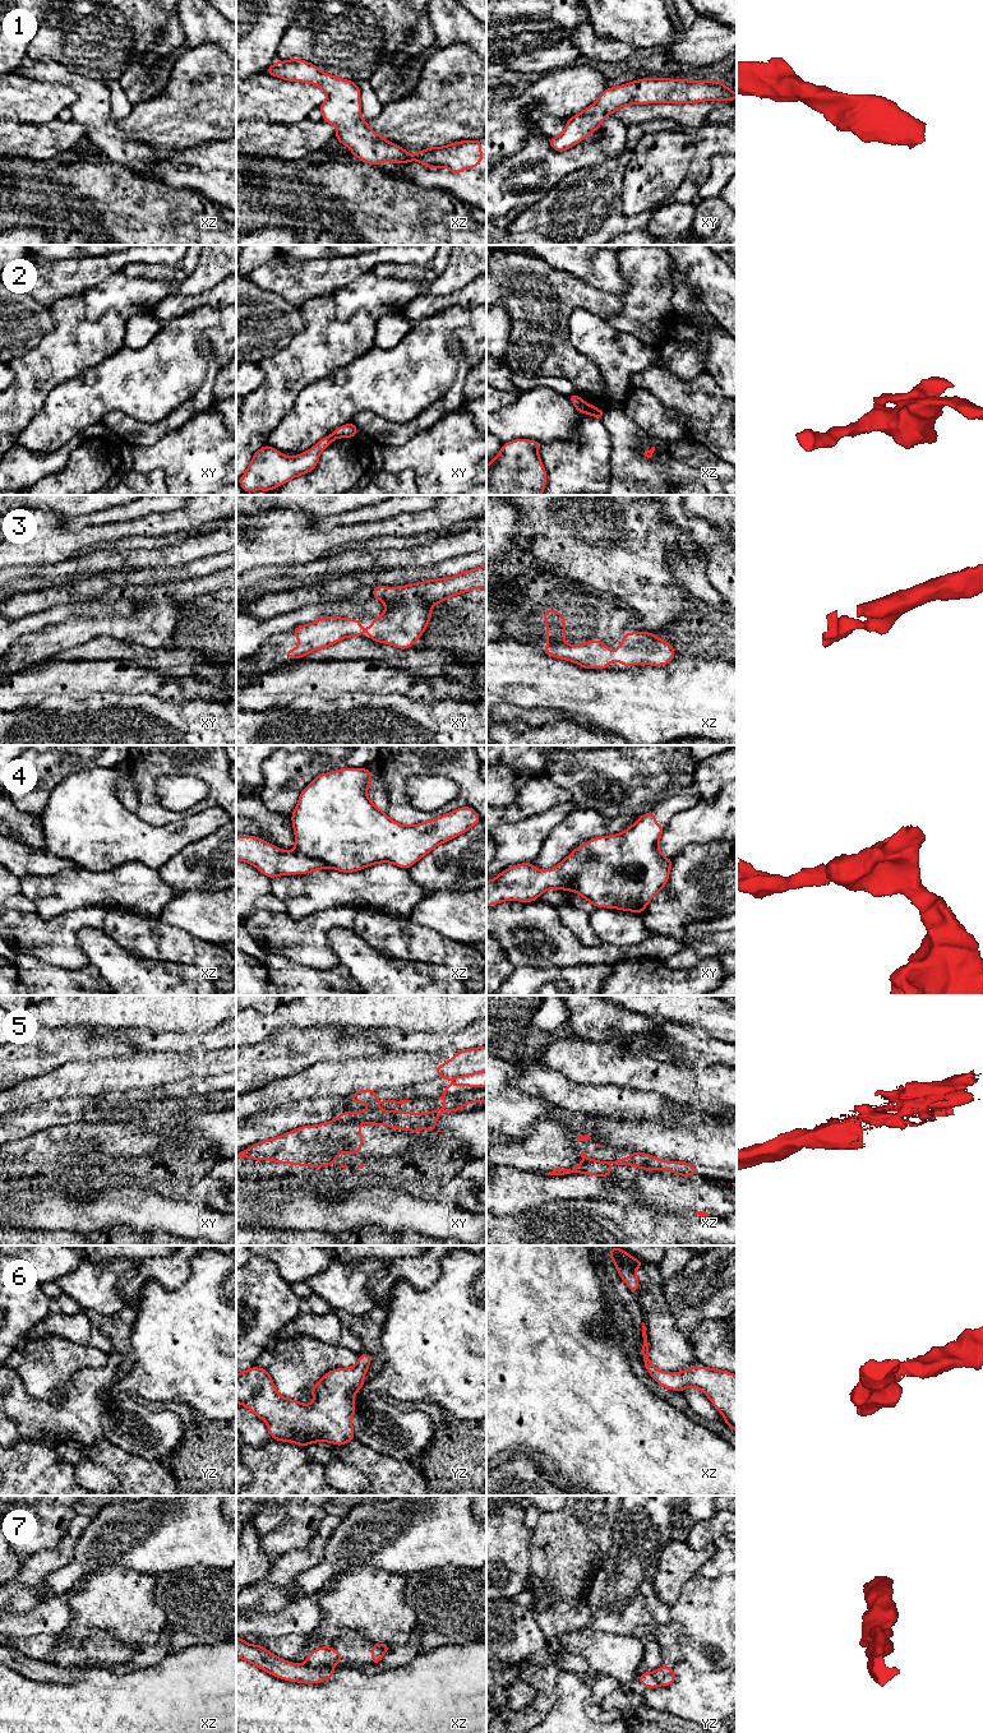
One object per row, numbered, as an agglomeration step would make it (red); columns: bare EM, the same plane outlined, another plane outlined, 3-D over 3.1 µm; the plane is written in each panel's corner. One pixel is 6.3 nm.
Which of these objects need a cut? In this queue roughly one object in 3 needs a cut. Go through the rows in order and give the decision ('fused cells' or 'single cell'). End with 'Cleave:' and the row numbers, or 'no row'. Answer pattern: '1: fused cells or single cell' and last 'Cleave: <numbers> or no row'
1: single cell
2: fused cells
3: single cell
4: fused cells
5: fused cells
6: single cell
7: fused cells
Cleave: 2, 4, 5, 7

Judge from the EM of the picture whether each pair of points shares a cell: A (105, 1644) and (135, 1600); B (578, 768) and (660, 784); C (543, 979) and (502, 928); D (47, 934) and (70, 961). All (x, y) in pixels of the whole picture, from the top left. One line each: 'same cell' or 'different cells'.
A: different cells
B: same cell
C: different cells
D: same cell

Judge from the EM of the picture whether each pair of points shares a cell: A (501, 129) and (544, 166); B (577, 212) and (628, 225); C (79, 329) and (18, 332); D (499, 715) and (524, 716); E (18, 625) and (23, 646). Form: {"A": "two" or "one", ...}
{"A": "two", "B": "one", "C": "two", "D": "one", "E": "two"}

